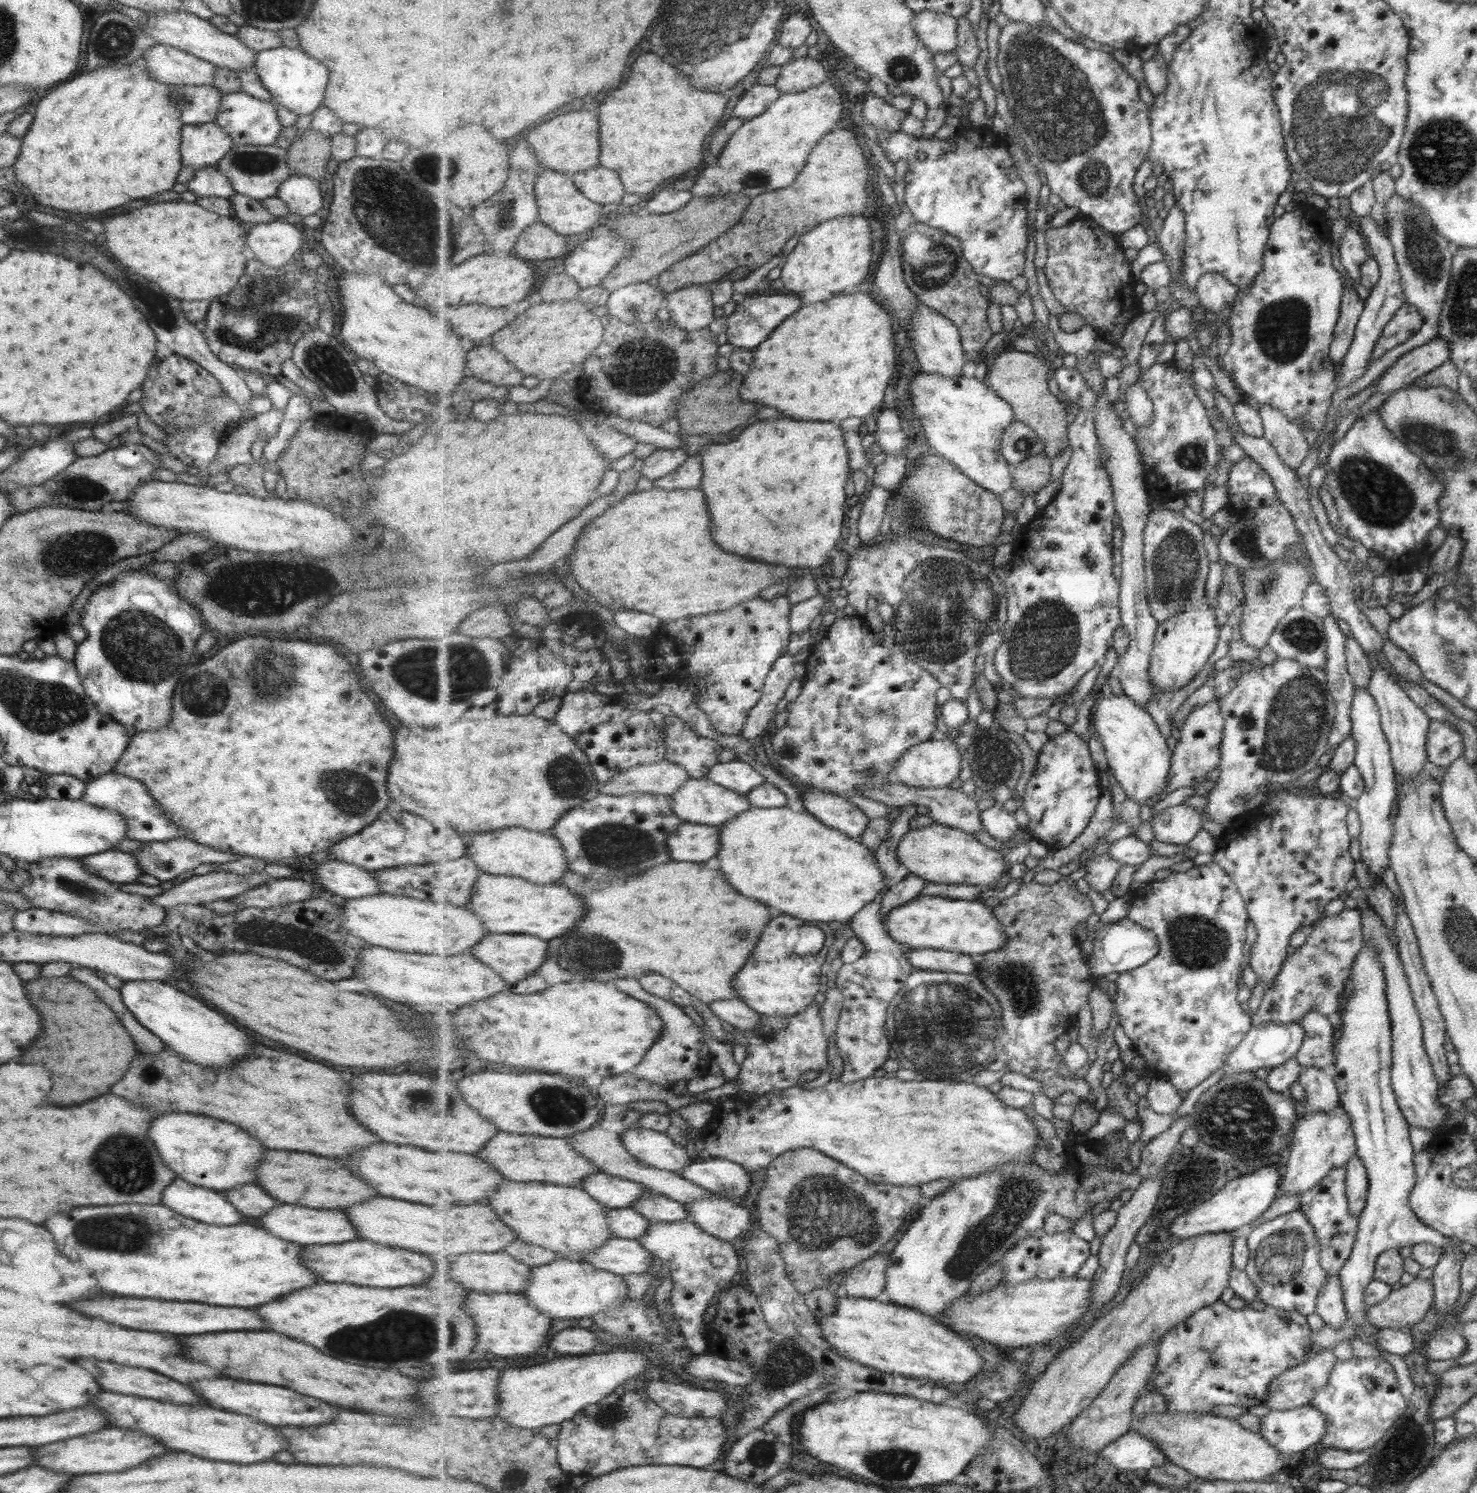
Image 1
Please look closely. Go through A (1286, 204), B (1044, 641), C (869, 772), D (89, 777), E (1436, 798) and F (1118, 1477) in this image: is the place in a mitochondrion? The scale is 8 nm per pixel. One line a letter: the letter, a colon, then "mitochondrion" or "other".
A: other
B: mitochondrion
C: mitochondrion
D: other
E: other
F: other

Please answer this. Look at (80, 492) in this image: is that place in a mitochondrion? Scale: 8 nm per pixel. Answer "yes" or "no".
yes

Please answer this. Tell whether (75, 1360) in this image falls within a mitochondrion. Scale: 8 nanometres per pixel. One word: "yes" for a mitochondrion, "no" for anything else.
no

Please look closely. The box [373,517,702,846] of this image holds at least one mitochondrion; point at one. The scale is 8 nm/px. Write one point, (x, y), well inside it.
(415, 669)

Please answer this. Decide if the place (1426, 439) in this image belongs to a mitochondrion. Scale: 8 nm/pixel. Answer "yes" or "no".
yes

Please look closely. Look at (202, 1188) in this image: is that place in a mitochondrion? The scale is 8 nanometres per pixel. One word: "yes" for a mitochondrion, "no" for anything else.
no

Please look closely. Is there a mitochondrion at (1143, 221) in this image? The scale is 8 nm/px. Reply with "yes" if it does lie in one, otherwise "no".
no

